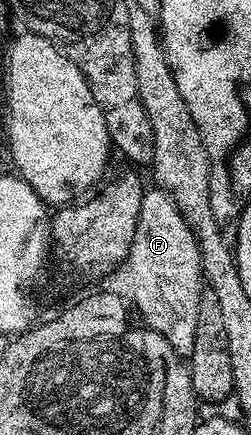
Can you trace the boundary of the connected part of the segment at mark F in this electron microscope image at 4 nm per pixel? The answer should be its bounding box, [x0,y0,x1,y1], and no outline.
[126,187,205,358]

